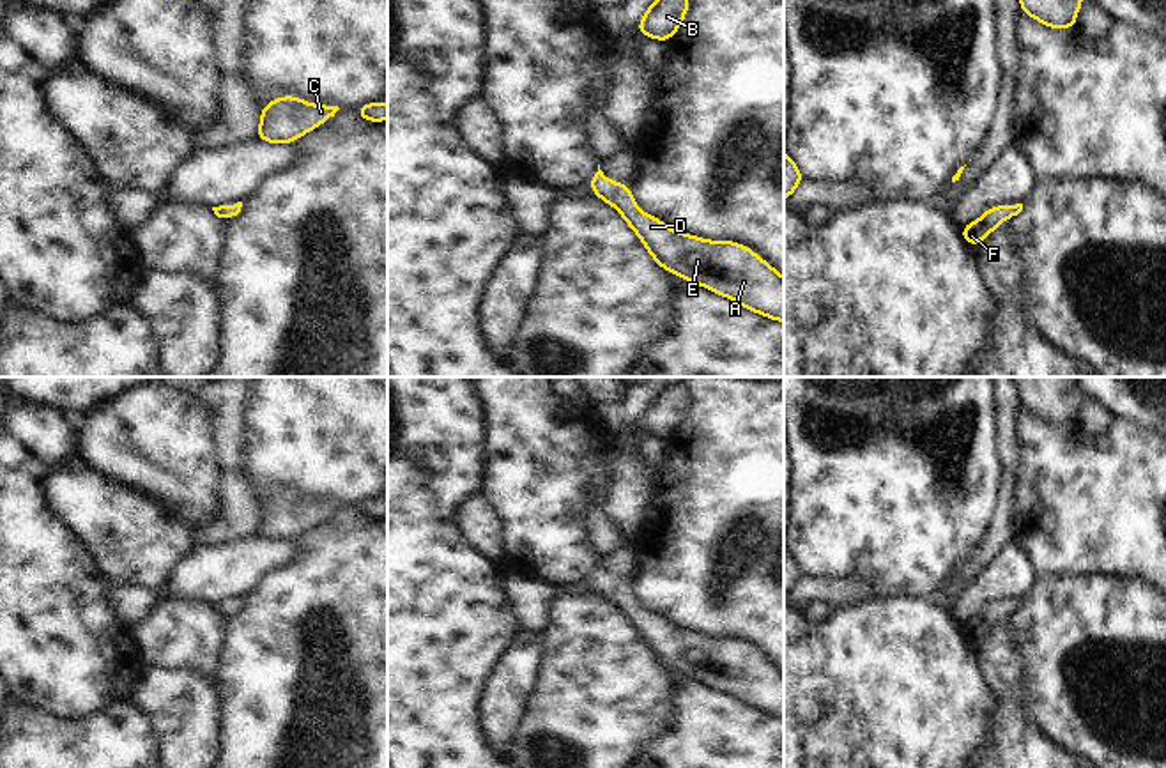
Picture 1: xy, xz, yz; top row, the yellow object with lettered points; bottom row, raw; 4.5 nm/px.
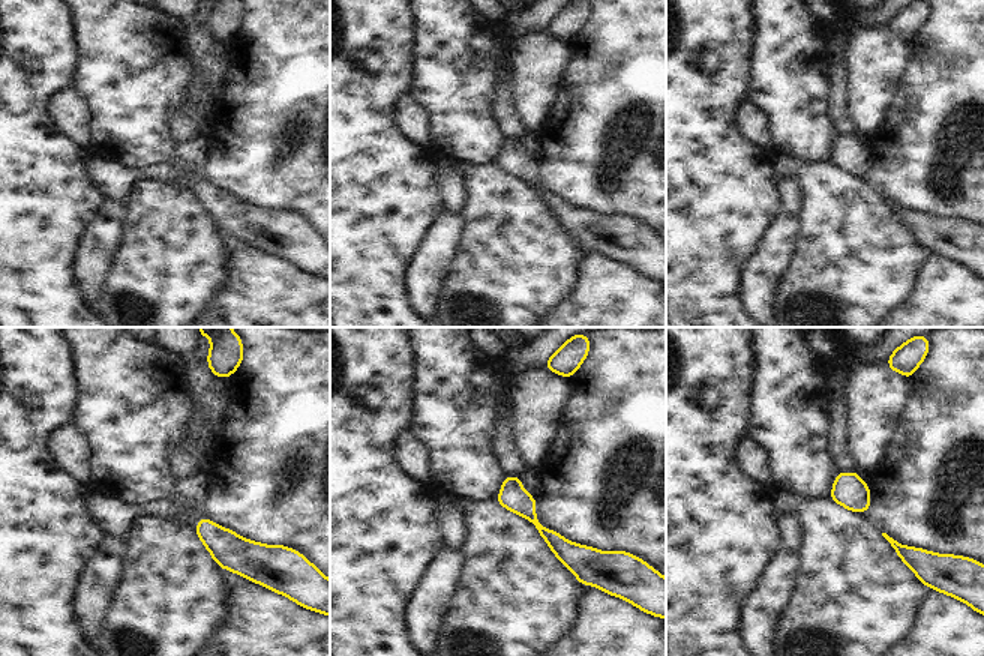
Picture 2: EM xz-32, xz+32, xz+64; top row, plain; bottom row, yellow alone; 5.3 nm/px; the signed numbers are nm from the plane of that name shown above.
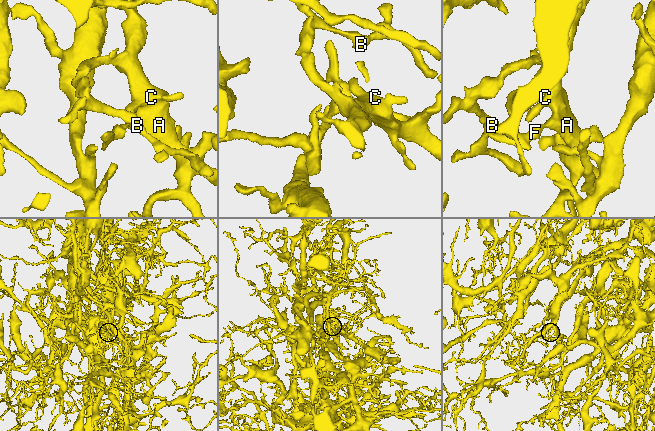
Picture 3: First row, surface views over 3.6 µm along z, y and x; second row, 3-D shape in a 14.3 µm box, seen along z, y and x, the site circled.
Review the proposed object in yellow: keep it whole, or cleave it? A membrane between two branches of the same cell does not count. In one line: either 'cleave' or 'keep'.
keep

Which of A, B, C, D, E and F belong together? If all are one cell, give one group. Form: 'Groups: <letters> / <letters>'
Groups: A B C D E F

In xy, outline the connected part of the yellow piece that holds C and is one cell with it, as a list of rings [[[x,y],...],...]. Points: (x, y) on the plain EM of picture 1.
[[[294,492],[276,494],[260,506],[262,517],[255,533],[267,540],[287,541],[334,513],[338,506],[338,503],[311,501]]]

